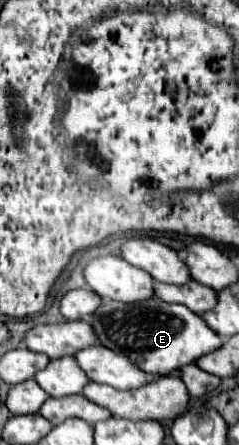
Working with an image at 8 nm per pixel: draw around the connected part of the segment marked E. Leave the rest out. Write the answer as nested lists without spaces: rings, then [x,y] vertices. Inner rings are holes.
[[[156,297],[130,305],[104,299],[90,319],[100,345],[130,357],[130,361],[148,375],[168,375],[222,345],[222,339],[202,321],[200,315],[184,305],[164,303]]]

